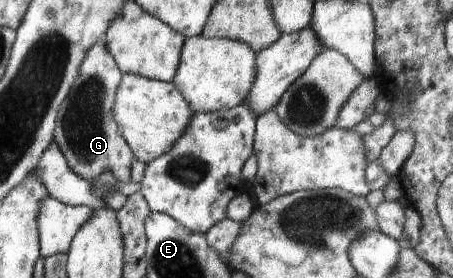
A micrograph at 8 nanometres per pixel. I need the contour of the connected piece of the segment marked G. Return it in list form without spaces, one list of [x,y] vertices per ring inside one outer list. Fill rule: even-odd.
[[[106,41],[95,43],[87,51],[79,75],[73,81],[71,91],[67,93],[67,98],[61,103],[57,113],[55,143],[59,143],[59,148],[65,155],[71,171],[81,175],[85,181],[89,181],[89,184],[91,181],[98,182],[103,171],[115,173],[118,181],[131,182],[131,163],[135,155],[127,145],[127,141],[119,135],[119,127],[113,117],[115,95],[121,79],[123,73],[115,63],[113,55],[109,53]]]

